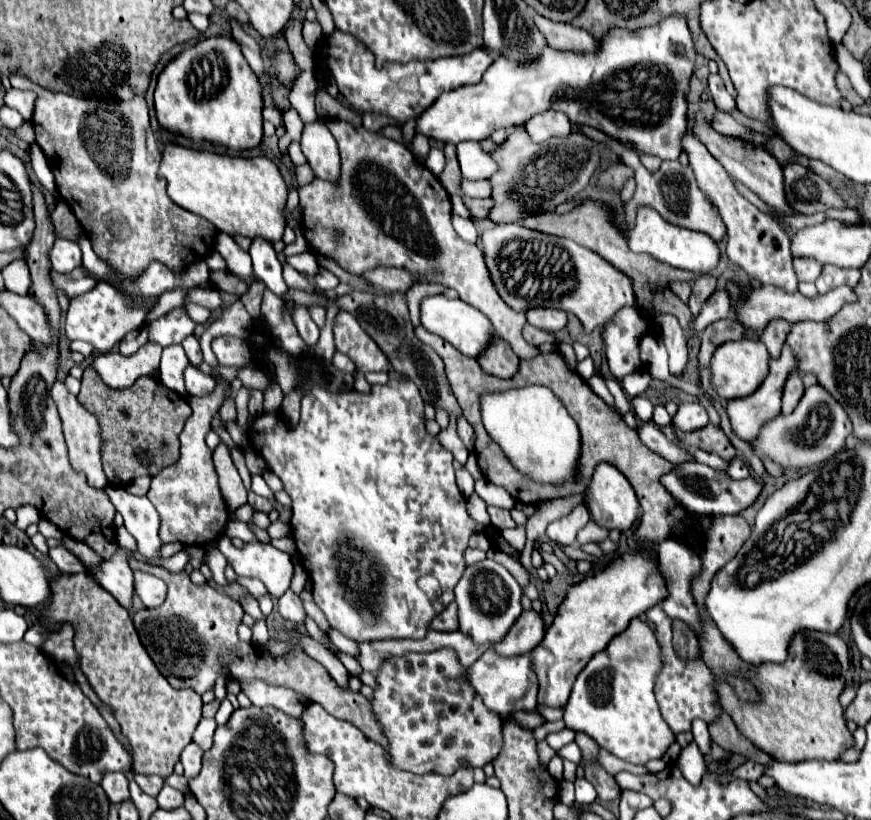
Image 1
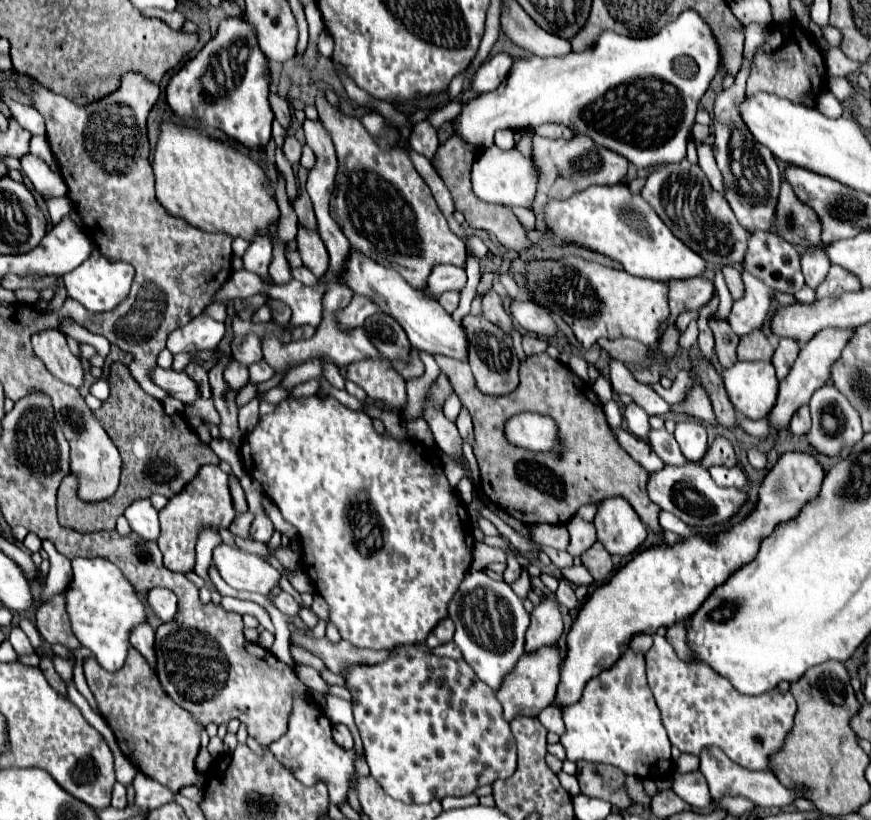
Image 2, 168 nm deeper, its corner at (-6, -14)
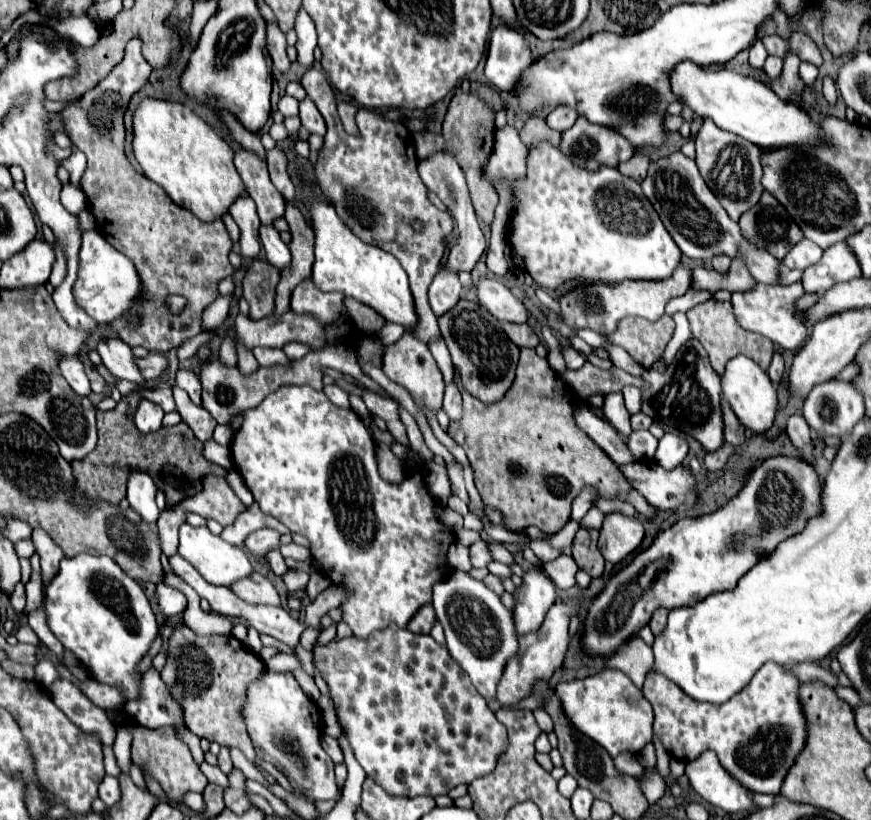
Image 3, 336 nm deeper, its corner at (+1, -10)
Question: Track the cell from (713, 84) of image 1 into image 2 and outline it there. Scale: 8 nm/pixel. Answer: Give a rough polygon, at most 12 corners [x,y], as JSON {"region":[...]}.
{"region":[[769,24],[745,27],[742,66],[714,102],[714,156],[746,230],[772,230],[774,154],[738,114]]}

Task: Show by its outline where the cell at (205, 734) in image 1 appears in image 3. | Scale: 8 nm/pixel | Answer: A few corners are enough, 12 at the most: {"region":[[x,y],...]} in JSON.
{"region":[[153,666],[141,678],[141,698],[125,712],[151,730],[181,720]]}

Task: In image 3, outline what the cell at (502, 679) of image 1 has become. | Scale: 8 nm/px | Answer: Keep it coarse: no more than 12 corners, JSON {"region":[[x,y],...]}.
{"region":[[579,600],[549,608],[537,632],[519,638],[497,700],[513,706],[561,668]]}

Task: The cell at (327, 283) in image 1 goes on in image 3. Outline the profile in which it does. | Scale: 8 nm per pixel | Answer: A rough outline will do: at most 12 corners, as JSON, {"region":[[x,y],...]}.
{"region":[[261,226],[267,260],[279,270],[291,262],[287,244],[273,226]]}

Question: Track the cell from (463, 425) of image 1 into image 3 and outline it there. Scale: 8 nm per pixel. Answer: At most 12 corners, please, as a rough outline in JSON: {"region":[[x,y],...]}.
{"region":[[455,382],[445,388],[443,410],[451,420],[461,416],[461,392]]}

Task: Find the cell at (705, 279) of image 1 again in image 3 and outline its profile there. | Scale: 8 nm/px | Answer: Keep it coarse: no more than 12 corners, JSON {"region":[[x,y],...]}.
{"region":[[691,338],[659,378],[641,412],[705,452],[723,444],[721,380]]}

